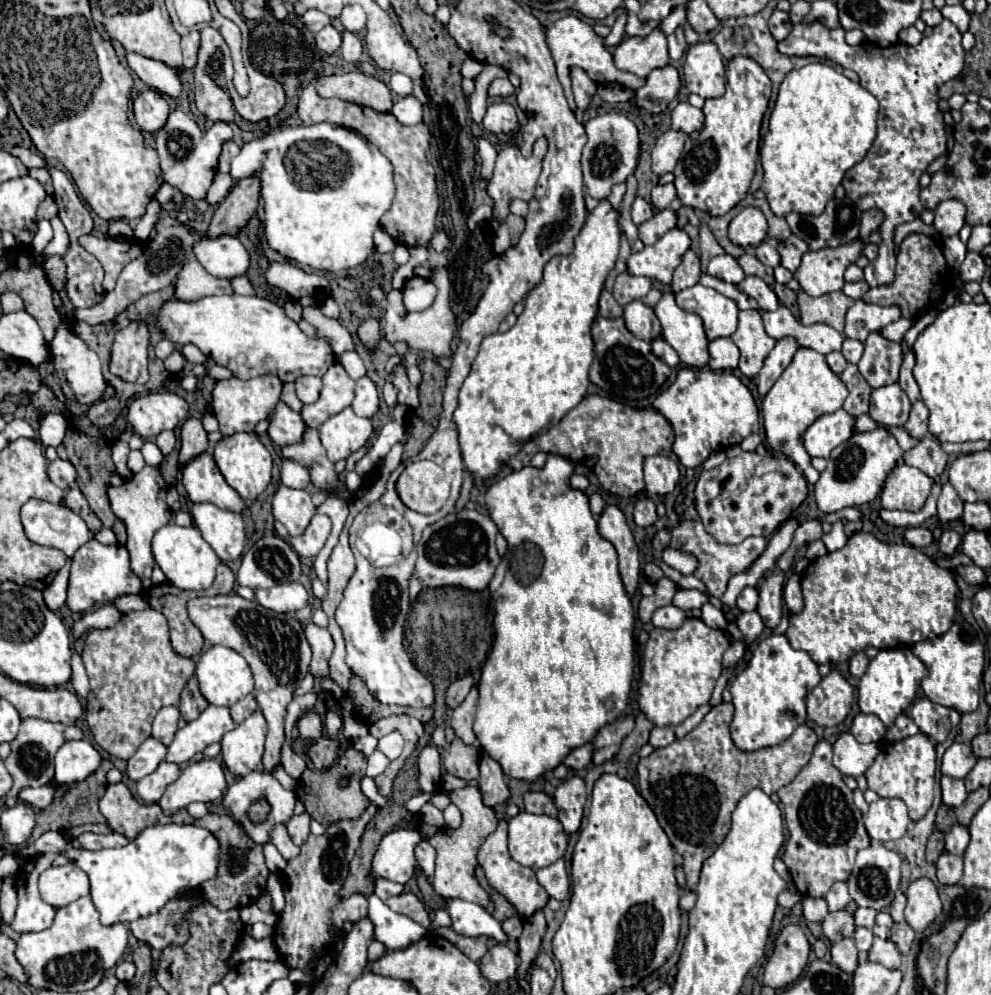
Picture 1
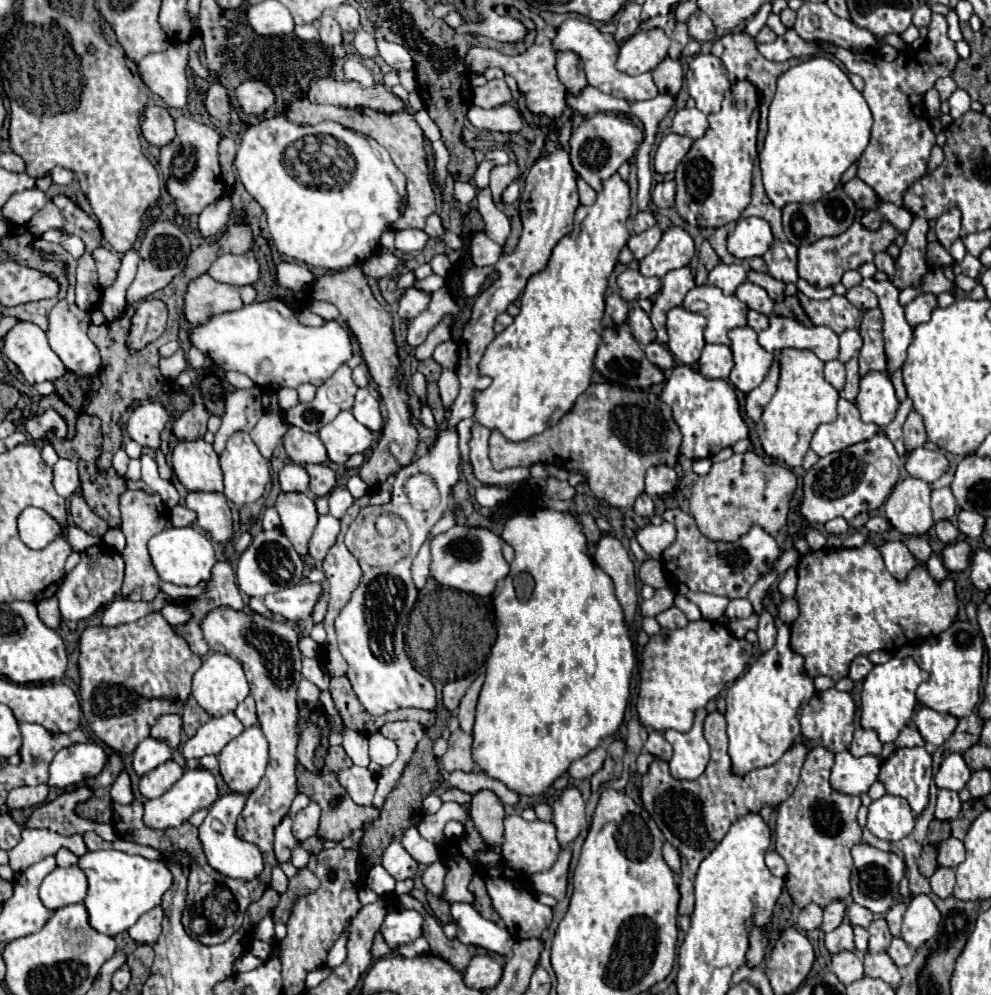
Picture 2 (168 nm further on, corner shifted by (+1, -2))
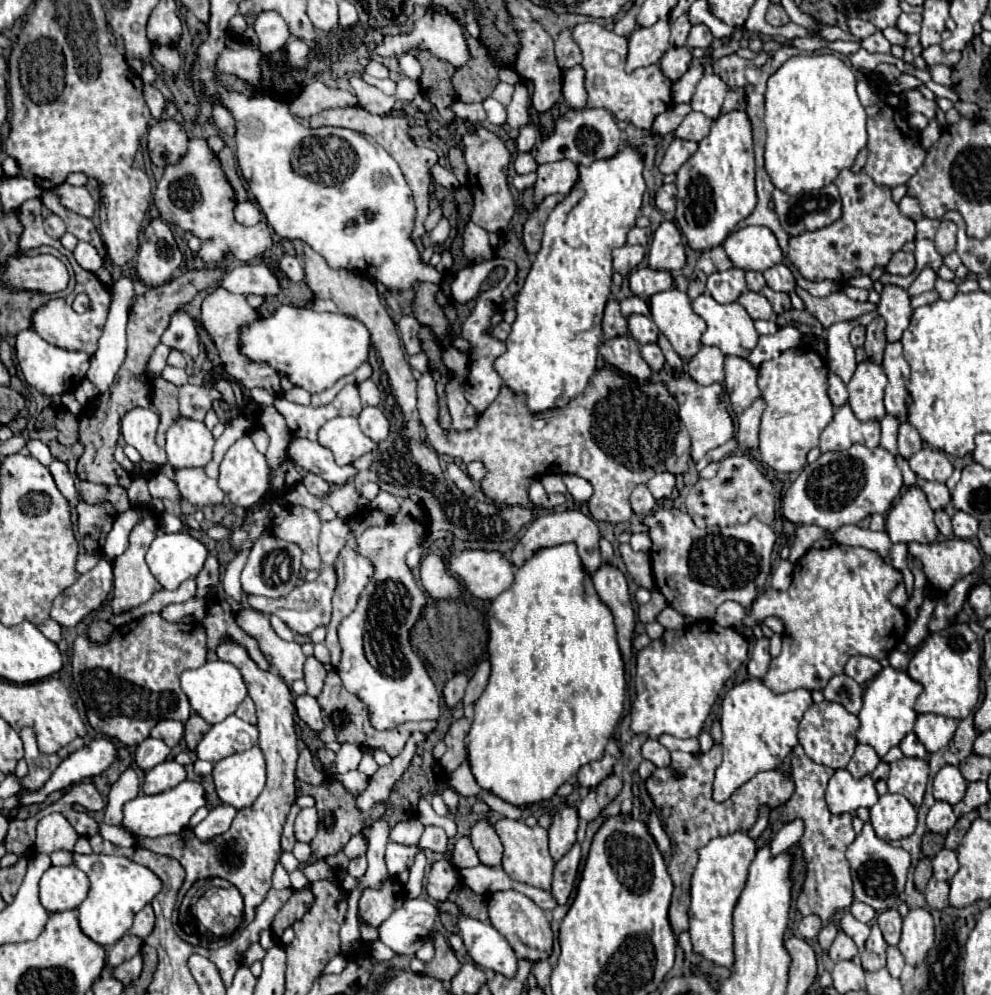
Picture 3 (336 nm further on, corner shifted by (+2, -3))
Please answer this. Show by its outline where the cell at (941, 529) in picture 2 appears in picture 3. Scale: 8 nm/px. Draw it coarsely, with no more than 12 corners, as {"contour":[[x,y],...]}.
{"contour":[[943,509],[935,511],[935,525],[941,535],[951,537],[951,517]]}

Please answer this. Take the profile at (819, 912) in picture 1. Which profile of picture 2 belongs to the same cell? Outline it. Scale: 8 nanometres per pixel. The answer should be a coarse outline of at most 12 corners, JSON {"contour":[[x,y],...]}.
{"contour":[[802,908],[798,926],[806,932],[820,928],[822,908]]}

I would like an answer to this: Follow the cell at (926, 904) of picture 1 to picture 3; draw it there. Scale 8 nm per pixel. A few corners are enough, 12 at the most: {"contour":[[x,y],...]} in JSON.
{"contour":[[911,909],[897,945],[905,961],[921,963],[933,947],[927,909]]}

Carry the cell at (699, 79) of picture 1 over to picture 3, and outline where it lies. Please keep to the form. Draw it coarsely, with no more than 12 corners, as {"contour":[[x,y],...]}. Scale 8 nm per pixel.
{"contour":[[707,69],[691,99],[693,111],[721,115],[727,83]]}

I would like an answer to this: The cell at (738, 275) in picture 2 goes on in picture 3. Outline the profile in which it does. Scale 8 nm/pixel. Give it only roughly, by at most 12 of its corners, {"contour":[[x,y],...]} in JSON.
{"contour":[[731,267],[707,279],[719,303],[737,301],[747,289],[745,271]]}

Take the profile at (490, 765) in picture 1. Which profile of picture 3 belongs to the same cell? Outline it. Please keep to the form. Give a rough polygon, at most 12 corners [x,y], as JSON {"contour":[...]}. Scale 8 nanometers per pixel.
{"contour":[[489,819],[473,825],[471,843],[481,863],[501,865],[503,845]]}

